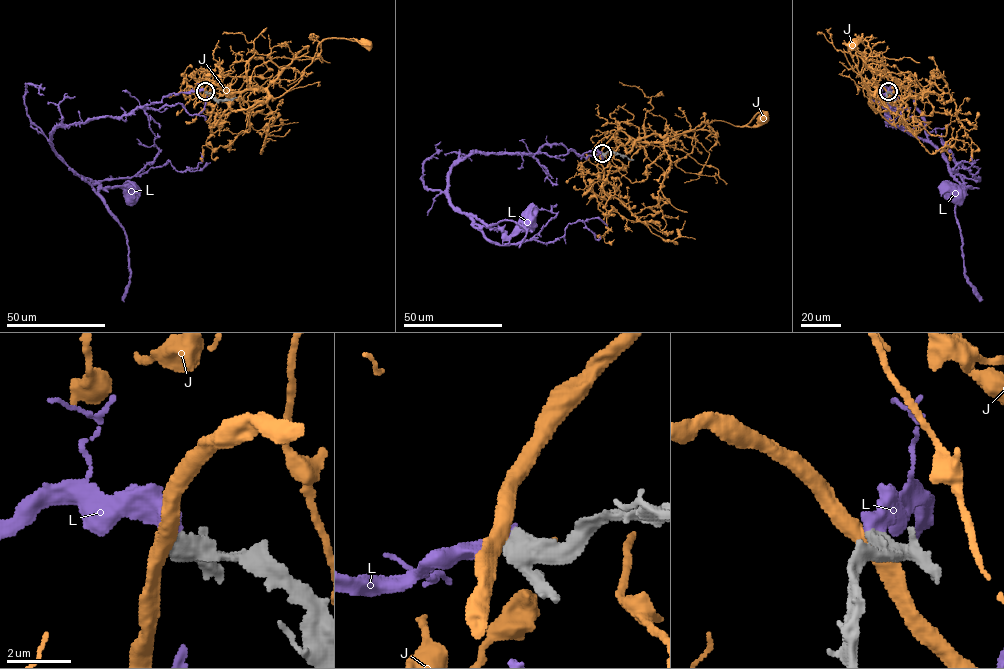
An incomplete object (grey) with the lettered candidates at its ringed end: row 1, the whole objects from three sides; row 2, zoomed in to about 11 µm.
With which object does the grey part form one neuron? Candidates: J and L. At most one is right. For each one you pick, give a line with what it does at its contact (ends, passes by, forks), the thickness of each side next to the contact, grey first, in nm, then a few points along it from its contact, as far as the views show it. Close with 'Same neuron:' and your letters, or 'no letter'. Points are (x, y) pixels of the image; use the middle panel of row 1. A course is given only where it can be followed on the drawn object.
L: it ends | 700/500 nm | via (602, 153), (545, 144), (472, 152), (451, 168), (448, 199), (480, 228), (510, 235), (528, 221)
Same neuron: L

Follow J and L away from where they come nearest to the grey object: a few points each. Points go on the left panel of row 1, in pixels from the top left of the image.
J: (204, 92), (219, 82), (231, 109), (247, 109), (293, 87), (323, 40), (365, 42)
L: (205, 91), (169, 93), (119, 118), (53, 130), (51, 146), (73, 171), (131, 193)

